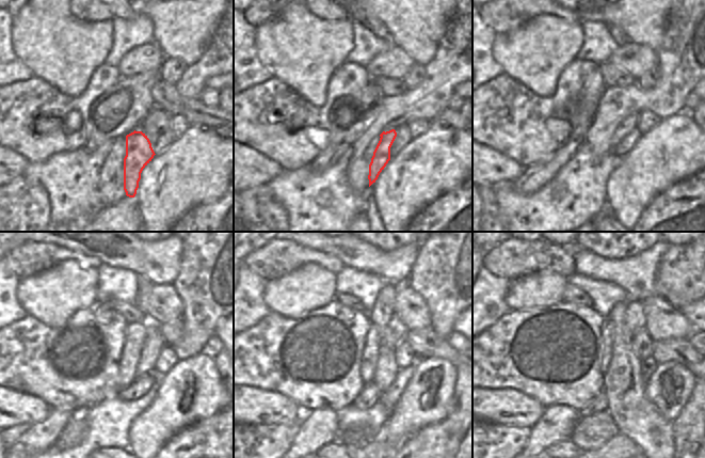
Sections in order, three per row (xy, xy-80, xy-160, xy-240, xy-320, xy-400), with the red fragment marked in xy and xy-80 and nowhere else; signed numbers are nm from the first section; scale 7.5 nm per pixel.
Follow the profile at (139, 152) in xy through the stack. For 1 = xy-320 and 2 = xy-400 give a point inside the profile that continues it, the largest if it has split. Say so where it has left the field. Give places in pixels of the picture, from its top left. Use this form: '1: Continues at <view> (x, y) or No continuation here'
1: Continues at xy-320 (396, 331)
2: Continues at xy-400 (635, 317).

